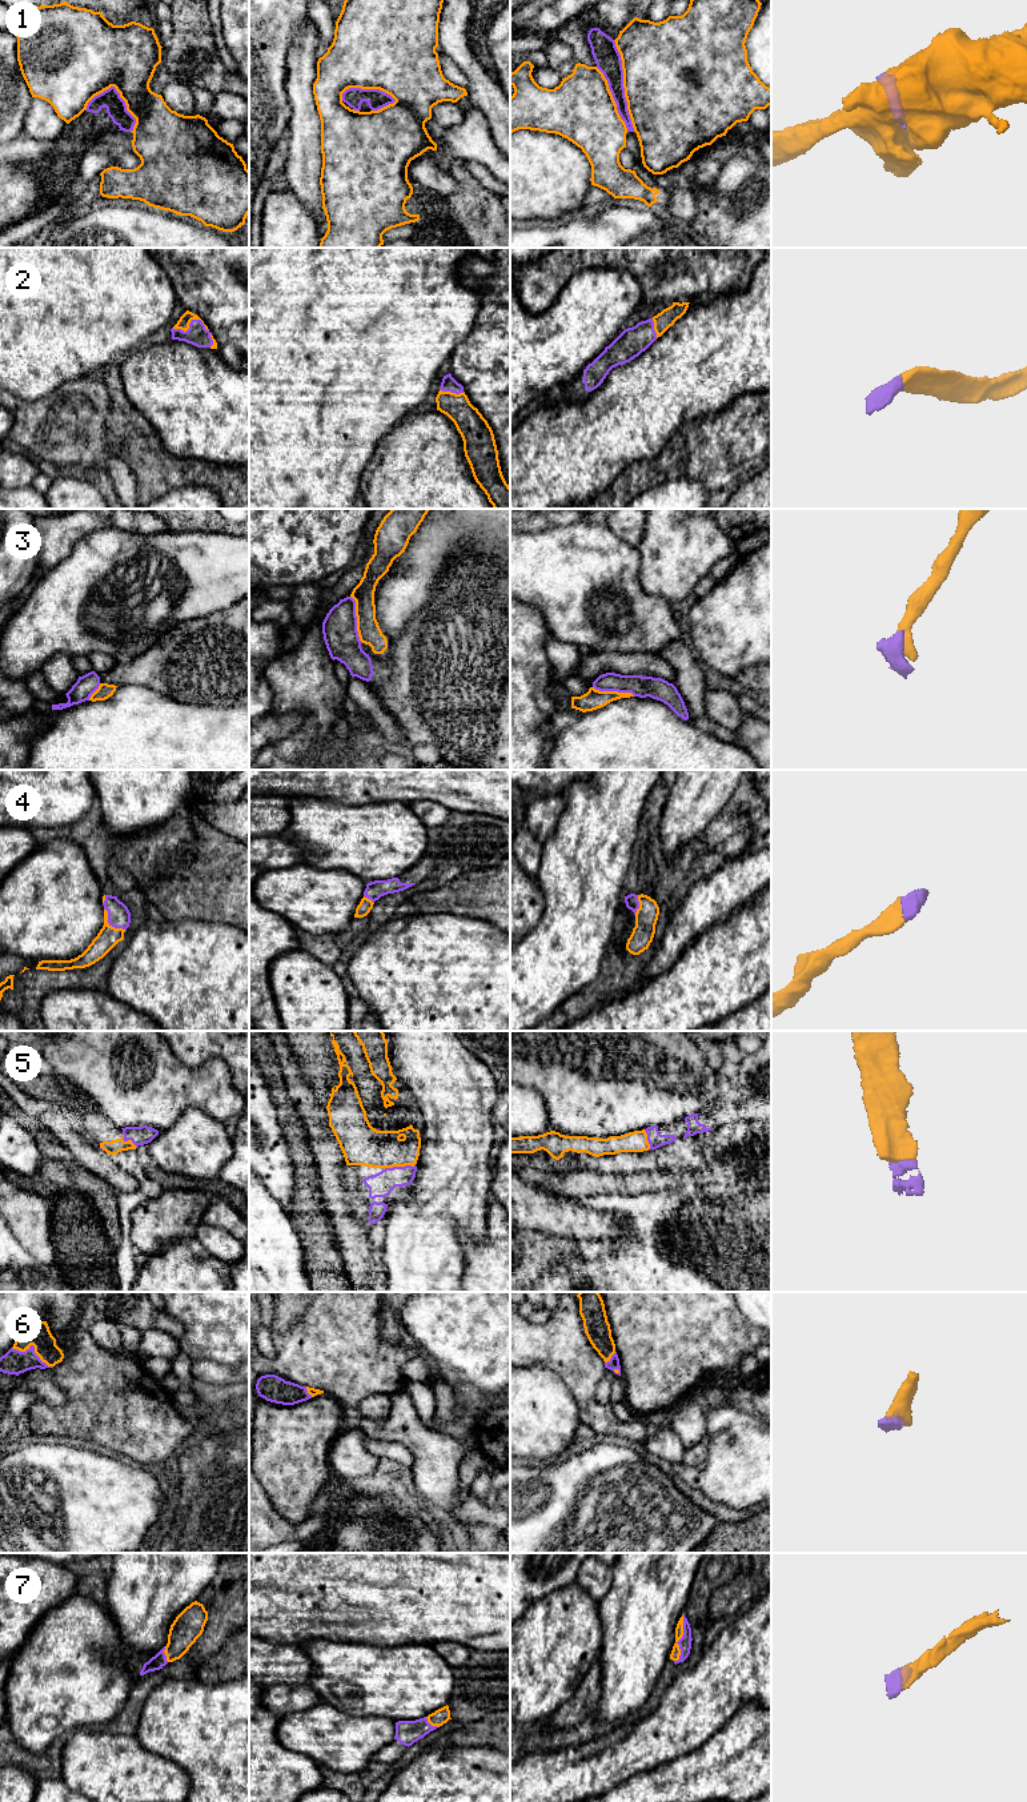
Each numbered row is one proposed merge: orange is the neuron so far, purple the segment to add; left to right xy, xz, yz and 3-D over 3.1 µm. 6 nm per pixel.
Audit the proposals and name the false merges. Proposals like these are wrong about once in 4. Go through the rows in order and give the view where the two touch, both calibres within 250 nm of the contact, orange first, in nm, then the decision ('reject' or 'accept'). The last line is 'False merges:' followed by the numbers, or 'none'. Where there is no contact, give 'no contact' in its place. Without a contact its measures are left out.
1: contact in yz; calibres 500 and 160 nm; reject
2: contact in xy; calibres 70 and 120 nm; accept
3: contact in xz; calibres 140 and 200 nm; reject
4: contact in xy; calibres 130 and 140 nm; accept
5: contact in xz; calibres 240 and 150 nm; accept
6: contact in xy; calibres 140 and 150 nm; accept
7: contact in yz; calibres 60 and 80 nm; accept
False merges: 1, 3

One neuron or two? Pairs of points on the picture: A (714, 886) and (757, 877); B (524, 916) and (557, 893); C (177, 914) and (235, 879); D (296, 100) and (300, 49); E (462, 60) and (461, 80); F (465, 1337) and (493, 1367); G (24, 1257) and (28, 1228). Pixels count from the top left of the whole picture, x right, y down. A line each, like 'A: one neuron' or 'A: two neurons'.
A: one neuron
B: two neurons
C: one neuron
D: one neuron
E: two neurons
F: one neuron
G: two neurons

